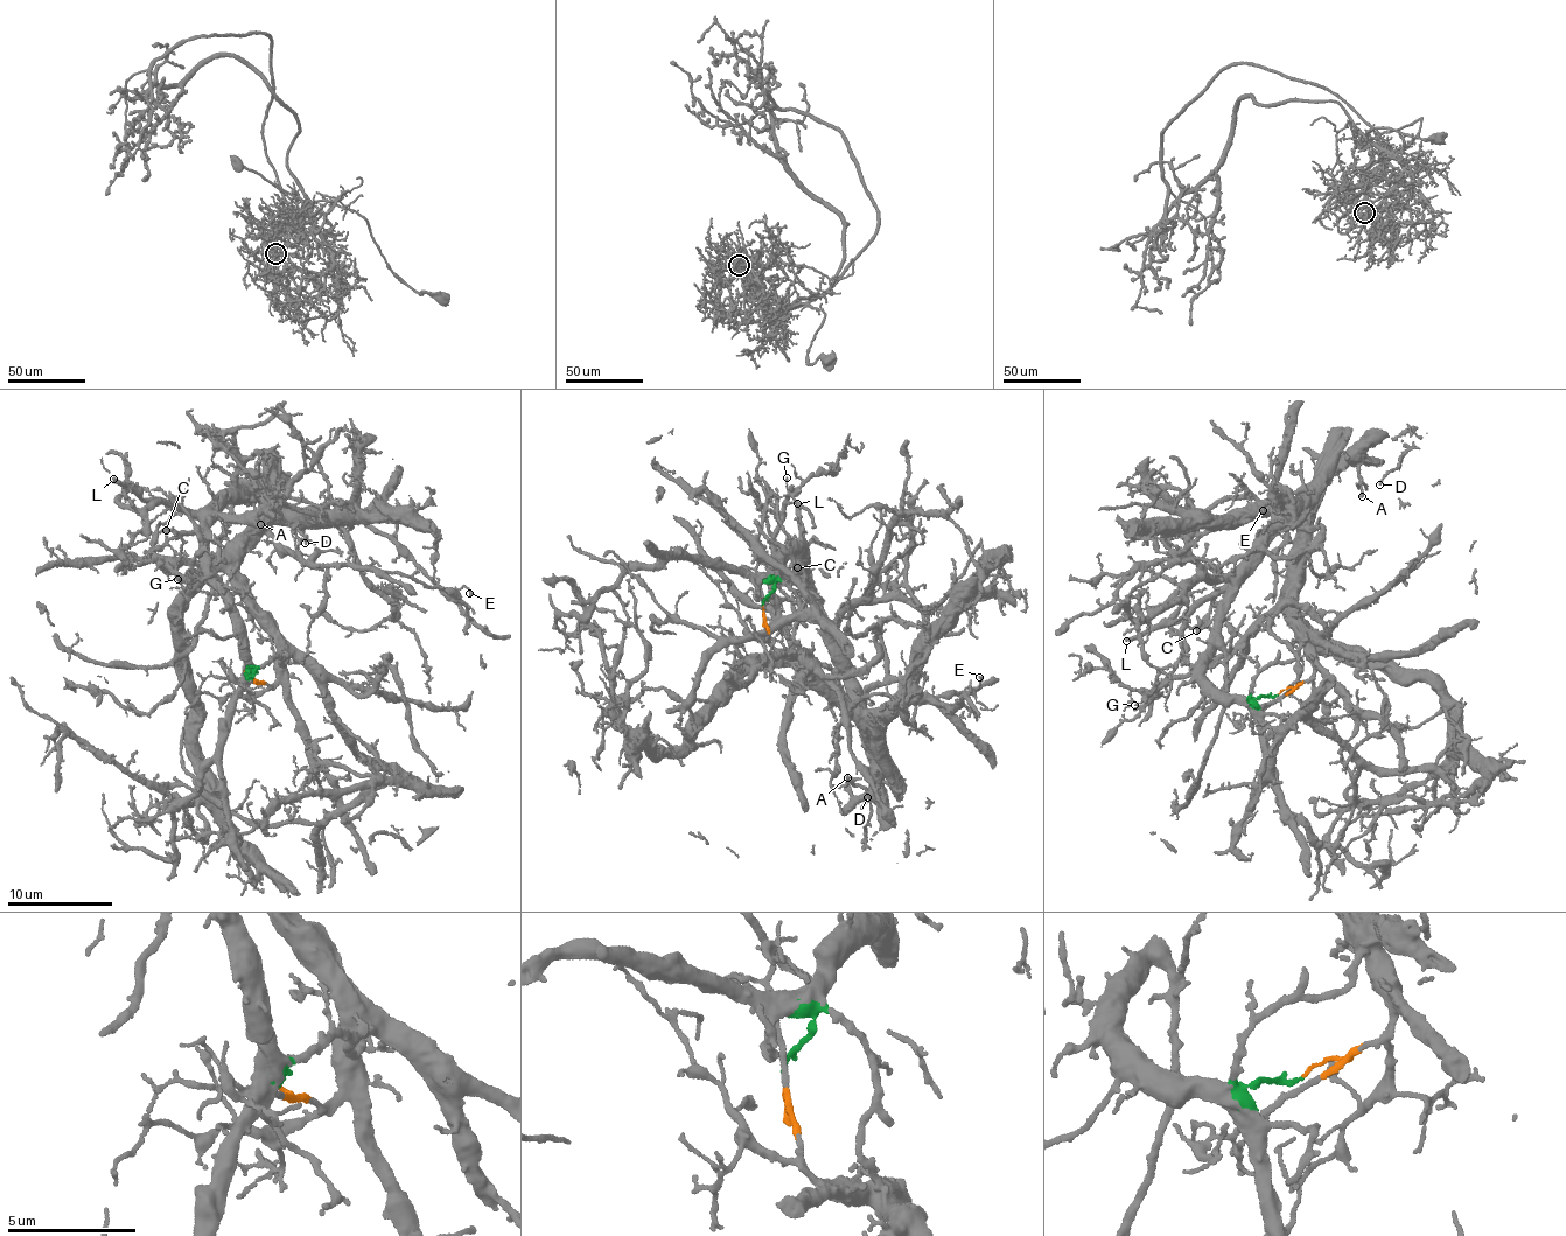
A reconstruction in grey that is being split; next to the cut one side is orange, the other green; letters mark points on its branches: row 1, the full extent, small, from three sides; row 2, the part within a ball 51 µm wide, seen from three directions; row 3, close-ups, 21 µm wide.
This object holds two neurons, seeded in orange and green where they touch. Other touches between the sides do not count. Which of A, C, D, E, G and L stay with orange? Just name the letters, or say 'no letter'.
E, G

